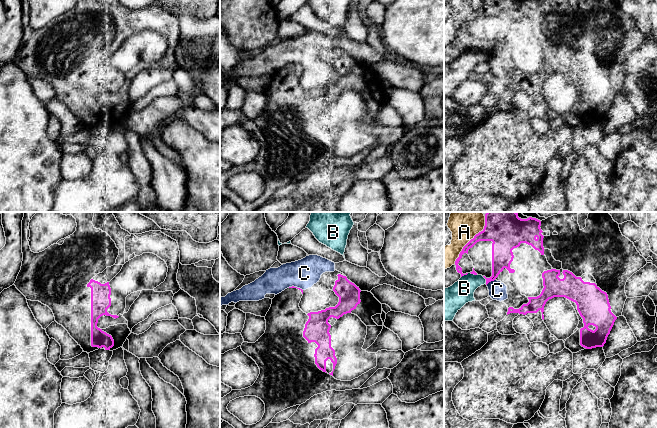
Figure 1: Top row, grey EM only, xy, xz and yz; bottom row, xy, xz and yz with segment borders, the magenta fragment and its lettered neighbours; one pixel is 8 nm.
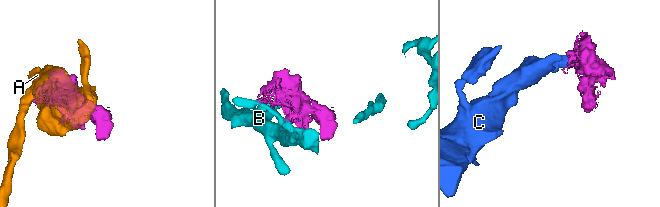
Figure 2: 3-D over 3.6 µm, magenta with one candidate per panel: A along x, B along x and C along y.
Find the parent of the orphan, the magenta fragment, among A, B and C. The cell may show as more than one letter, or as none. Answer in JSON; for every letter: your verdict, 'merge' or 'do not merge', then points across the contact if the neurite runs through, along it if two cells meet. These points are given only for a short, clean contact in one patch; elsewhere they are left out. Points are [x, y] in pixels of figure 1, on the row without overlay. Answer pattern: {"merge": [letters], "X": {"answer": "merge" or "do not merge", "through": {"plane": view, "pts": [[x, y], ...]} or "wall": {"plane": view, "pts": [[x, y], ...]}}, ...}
{"merge": [], "A": {"answer": "do not merge"}, "B": {"answer": "do not merge"}, "C": {"answer": "do not merge", "wall": {"plane": "yz", "pts": [[494, 55], [486, 60]]}}}

